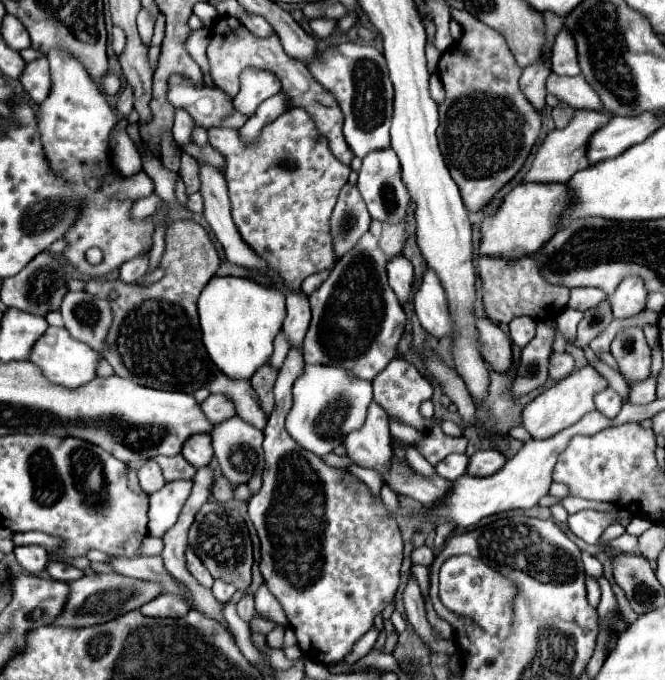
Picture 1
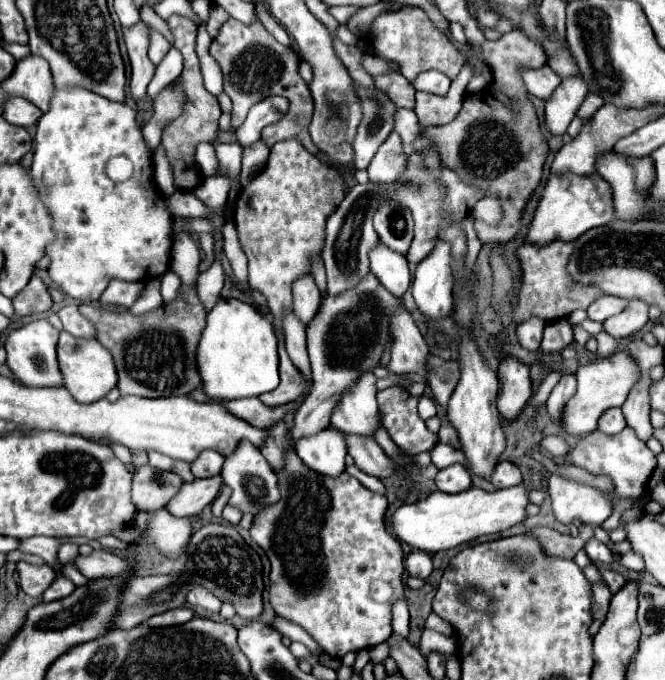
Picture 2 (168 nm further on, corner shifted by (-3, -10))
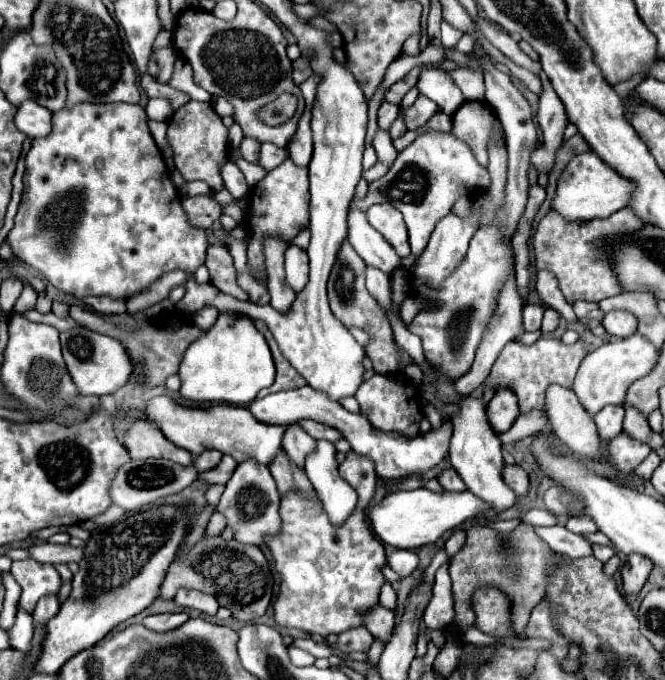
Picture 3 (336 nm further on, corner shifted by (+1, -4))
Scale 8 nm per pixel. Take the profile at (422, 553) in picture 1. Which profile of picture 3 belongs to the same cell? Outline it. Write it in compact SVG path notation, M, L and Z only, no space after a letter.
M396 549L396 551L390 551L390 555L388 555L388 565L402 577L412 575L412 571L418 567L418 563L420 563L420 559L418 559L416 551Z

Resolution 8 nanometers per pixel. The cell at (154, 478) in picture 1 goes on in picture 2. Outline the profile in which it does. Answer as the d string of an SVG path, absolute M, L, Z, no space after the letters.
M148 463L134 471L132 503L138 511L156 511L168 505L168 499L180 491L184 481L172 471L158 471Z

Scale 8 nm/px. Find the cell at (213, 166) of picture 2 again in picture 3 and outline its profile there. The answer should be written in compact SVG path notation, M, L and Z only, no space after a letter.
M224 161L220 167L220 173L224 179L224 187L230 191L230 195L234 199L242 199L248 191L248 183L246 183L242 171L232 161Z

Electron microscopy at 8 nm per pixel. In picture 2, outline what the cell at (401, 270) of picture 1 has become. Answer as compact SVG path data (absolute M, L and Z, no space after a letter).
M376 243L372 251L368 251L370 259L370 271L376 275L376 279L396 297L402 297L406 289L410 287L410 269L404 255L392 251L390 247L384 247L384 243Z

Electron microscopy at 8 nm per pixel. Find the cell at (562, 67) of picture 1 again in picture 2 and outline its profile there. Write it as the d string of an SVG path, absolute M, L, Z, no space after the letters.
M580 77L562 79L552 93L552 99L544 101L544 125L552 135L564 135L570 121L576 117L578 107L586 99L588 87Z

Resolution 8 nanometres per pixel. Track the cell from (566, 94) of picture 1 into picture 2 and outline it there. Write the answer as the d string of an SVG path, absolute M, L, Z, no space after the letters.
M544 65L540 69L522 69L522 81L532 95L548 99L562 79L548 65Z

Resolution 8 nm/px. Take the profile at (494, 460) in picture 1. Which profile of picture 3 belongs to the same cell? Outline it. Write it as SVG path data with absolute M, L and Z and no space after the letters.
M504 465L502 477L504 477L504 483L506 483L518 497L526 493L526 489L528 489L528 473L526 473L520 465Z

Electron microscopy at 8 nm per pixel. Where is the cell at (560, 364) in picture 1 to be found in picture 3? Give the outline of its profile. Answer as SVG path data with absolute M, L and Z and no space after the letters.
M550 385L546 391L546 415L556 437L572 451L584 457L598 455L600 437L594 419L584 411L572 389Z

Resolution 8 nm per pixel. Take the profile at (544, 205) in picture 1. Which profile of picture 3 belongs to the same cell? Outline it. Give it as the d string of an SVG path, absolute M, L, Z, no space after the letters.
M592 151L574 155L558 177L556 195L550 203L550 211L562 215L566 221L588 221L596 217L610 217L628 205L632 193L632 181L620 177L614 169L606 167Z

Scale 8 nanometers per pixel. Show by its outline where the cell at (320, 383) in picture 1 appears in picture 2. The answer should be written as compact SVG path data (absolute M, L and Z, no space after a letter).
M328 427L314 437L296 441L296 455L308 469L320 475L338 477L344 471L346 443L338 431Z

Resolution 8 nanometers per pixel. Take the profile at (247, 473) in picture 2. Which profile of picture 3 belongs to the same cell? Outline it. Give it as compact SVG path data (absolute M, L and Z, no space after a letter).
M248 457L246 461L238 463L236 471L232 473L232 479L226 483L226 491L220 499L218 511L224 513L224 517L228 519L228 527L234 529L234 539L260 547L264 543L264 535L276 535L280 531L278 503L280 493L268 467Z

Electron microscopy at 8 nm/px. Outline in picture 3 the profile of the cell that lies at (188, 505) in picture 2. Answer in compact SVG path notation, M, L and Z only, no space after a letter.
M224 455L222 461L220 461L214 469L204 471L204 473L198 473L198 479L204 481L204 483L208 483L208 485L212 485L212 483L224 485L224 483L228 481L228 477L232 475L232 469L236 469L236 465L238 465L238 463L236 463L230 455Z

